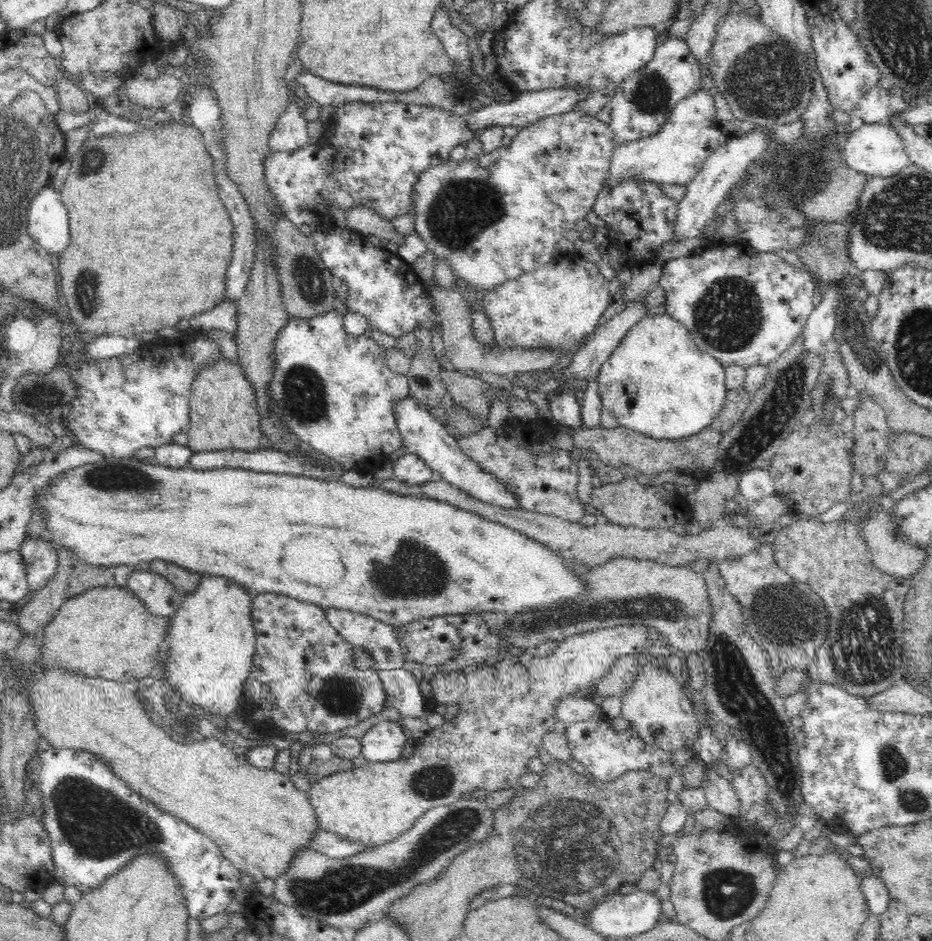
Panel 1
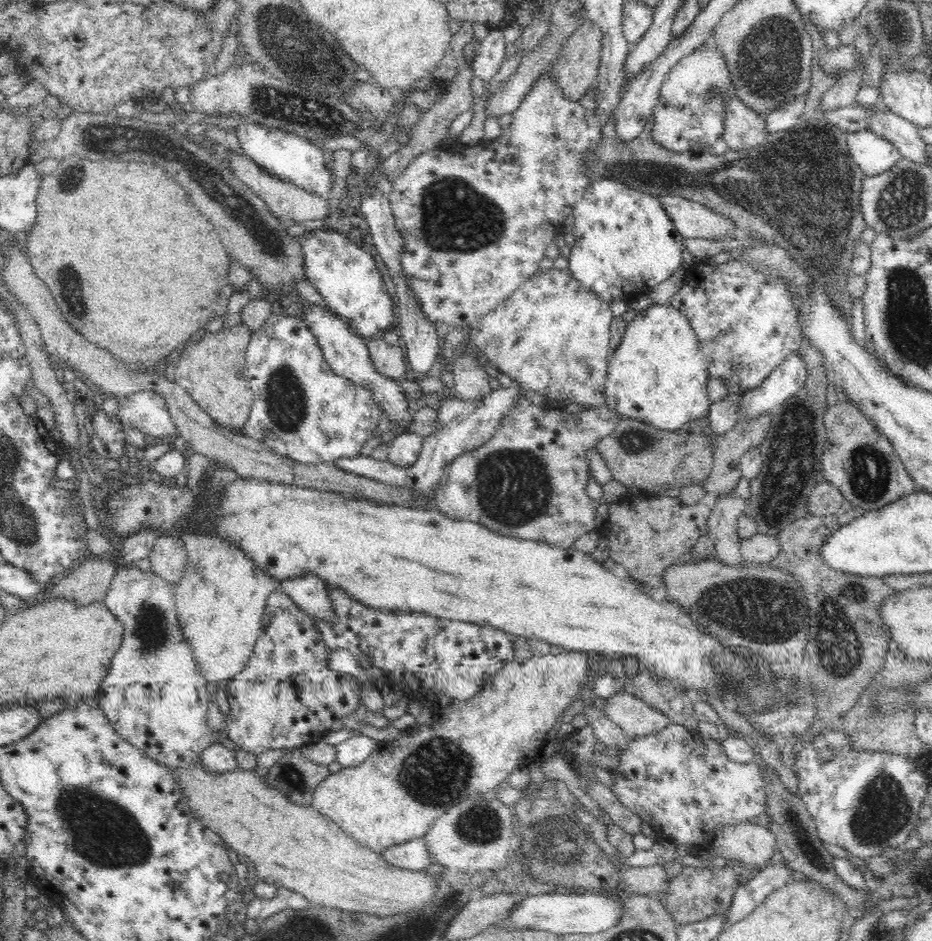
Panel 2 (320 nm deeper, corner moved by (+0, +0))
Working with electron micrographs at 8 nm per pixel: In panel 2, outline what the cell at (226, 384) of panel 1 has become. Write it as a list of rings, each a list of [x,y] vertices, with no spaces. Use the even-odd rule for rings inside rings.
[[[244,324],[223,327],[220,331],[206,334],[175,357],[175,381],[190,393],[192,399],[216,423],[238,431],[242,430],[247,421],[254,400],[254,393],[245,377],[245,358],[251,333]]]

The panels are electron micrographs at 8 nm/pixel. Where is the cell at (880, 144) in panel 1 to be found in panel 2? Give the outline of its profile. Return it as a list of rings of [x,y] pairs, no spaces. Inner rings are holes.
[[[866,129],[848,133],[847,144],[850,156],[860,168],[861,176],[882,174],[903,158],[892,143]]]

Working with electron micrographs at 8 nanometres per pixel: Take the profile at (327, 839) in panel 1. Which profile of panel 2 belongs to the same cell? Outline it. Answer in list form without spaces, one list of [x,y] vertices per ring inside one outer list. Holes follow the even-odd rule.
[[[424,837],[392,846],[381,854],[390,865],[394,865],[396,868],[423,871],[432,864],[430,849],[426,847]]]

